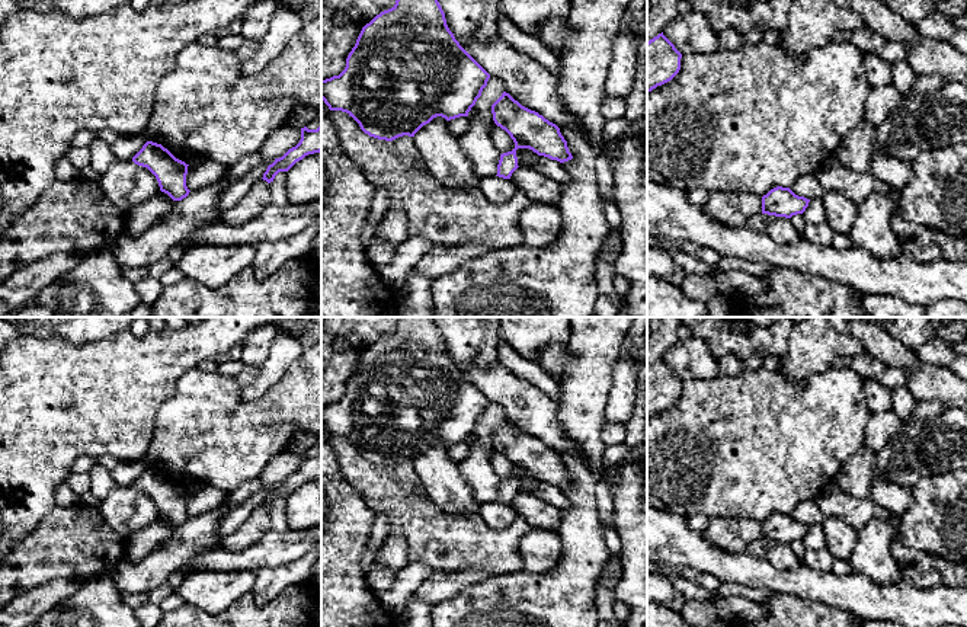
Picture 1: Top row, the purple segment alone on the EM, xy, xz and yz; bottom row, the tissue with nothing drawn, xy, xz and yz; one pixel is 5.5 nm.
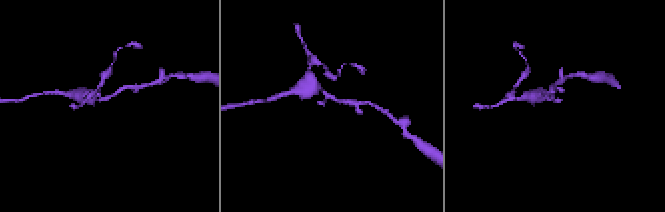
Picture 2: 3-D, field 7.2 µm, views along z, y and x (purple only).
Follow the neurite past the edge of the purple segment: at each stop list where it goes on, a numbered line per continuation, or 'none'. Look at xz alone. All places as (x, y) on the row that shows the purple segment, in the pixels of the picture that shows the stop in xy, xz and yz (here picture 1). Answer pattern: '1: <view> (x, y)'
none

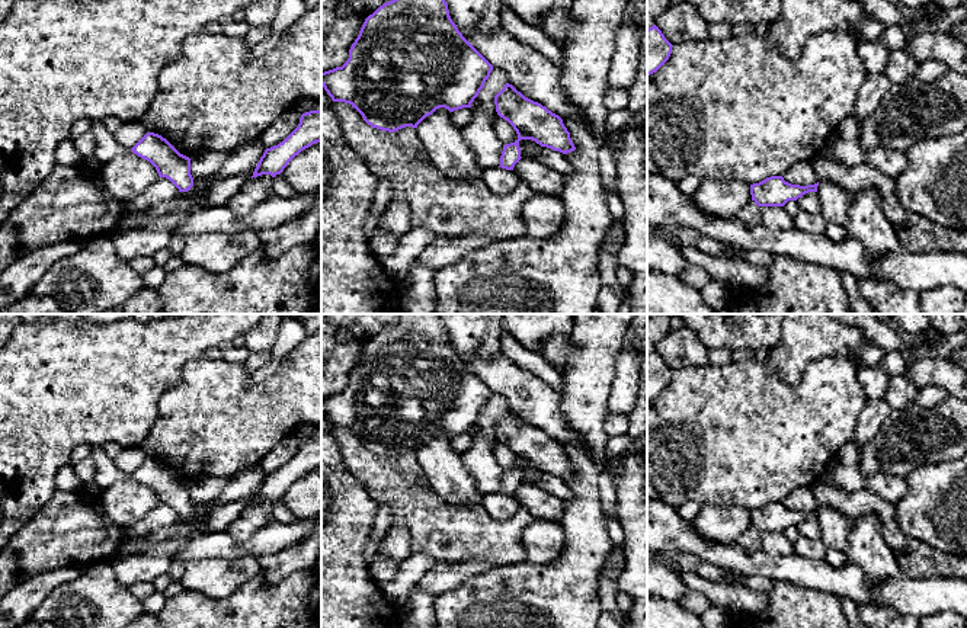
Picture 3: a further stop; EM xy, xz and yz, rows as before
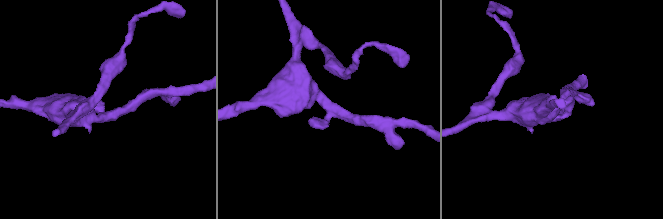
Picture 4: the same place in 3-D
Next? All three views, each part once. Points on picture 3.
none

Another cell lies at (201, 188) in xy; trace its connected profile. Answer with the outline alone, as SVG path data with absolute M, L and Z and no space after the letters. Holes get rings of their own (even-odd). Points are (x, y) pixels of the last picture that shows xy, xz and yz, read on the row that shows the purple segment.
M193 180L193 186L188 192L179 192L180 198L190 198L193 201L204 201L209 193L214 180Z

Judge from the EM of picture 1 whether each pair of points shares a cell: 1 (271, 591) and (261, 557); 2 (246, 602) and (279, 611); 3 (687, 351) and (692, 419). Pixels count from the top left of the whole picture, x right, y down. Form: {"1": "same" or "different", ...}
{"1": "different", "2": "same", "3": "different"}

